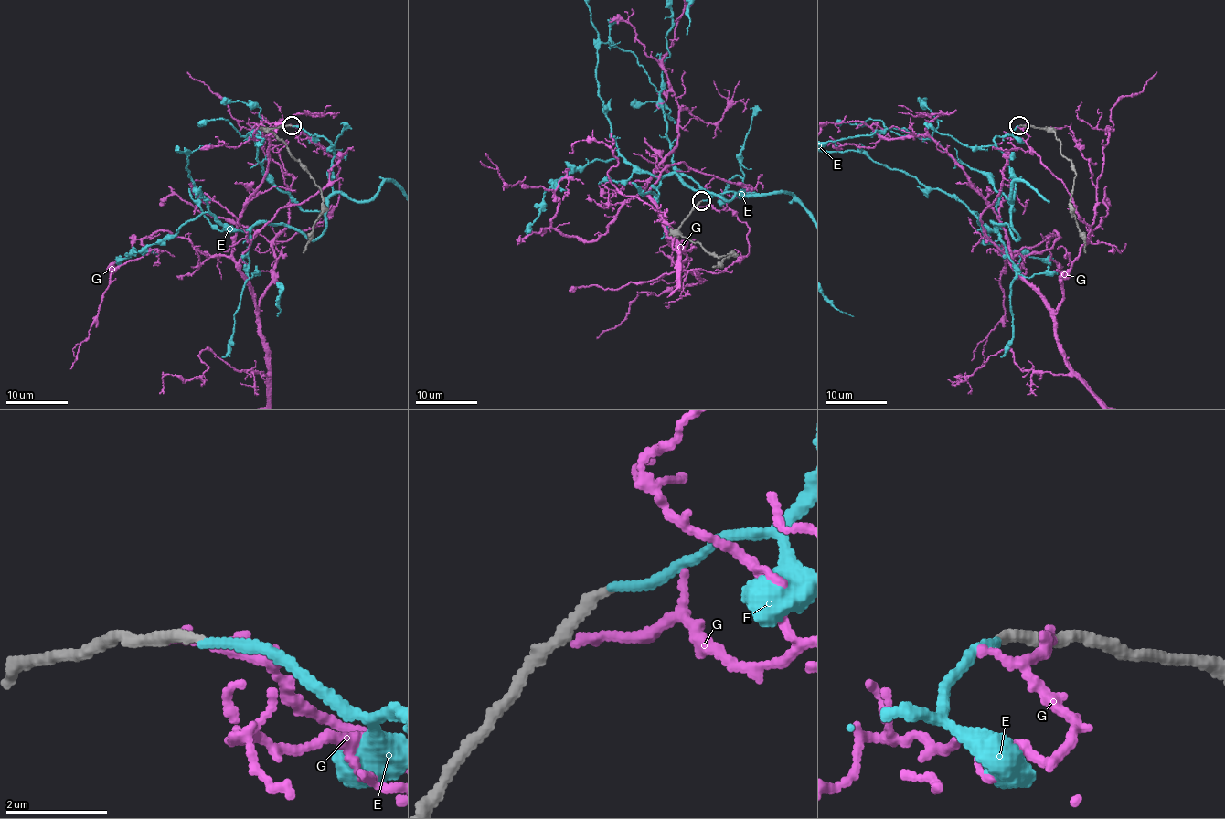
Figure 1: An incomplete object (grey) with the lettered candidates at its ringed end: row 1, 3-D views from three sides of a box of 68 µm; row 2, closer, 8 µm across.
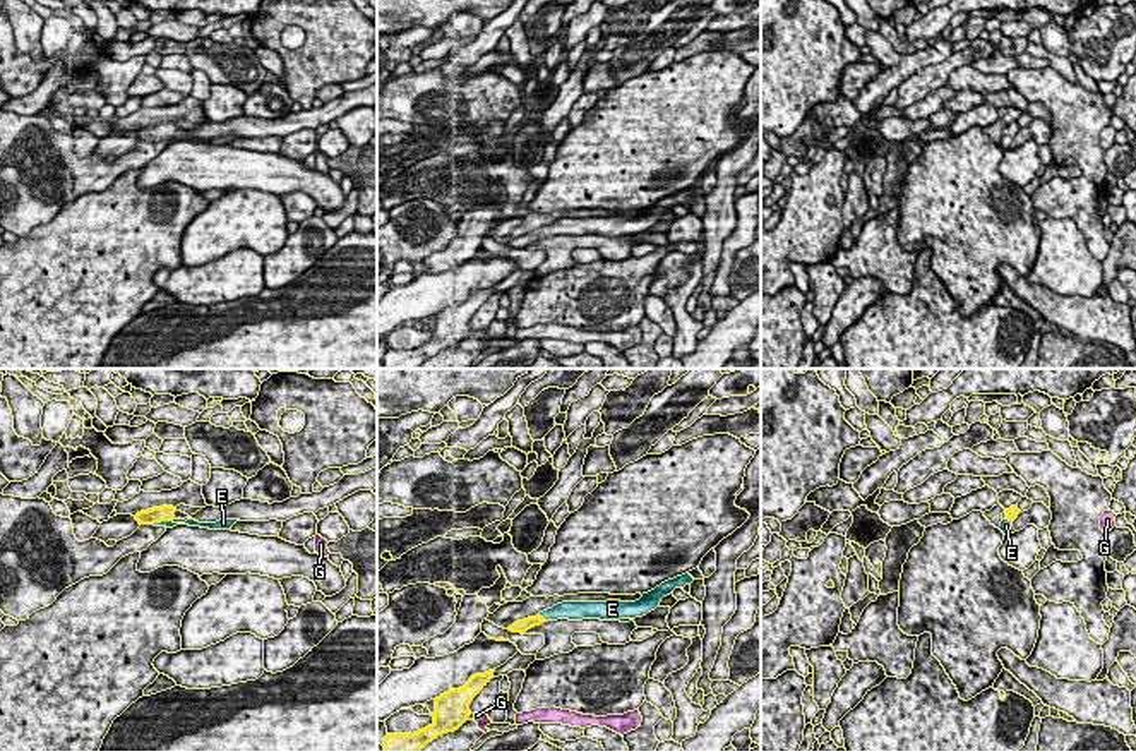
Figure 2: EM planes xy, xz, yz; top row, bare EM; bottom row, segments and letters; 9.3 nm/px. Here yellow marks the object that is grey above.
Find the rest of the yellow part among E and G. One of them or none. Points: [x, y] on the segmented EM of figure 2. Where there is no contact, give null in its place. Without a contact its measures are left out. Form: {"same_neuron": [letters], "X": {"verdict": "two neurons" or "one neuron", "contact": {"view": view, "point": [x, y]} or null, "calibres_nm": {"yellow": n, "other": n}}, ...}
{"same_neuron": ["E"], "E": {"verdict": "one neuron", "contact": {"view": "xy", "point": [161, 520]}, "calibres_nm": {"yellow": 160, "other": 60}}, "G": {"verdict": "two neurons", "contact": null}}

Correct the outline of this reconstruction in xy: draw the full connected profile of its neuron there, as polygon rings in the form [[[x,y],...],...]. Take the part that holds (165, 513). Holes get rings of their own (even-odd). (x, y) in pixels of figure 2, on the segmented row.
[[[173,506],[152,508],[135,514],[139,525],[154,525],[154,526],[166,526],[166,528],[173,528],[176,525],[188,525],[188,526],[200,526],[209,530],[230,530],[236,521],[240,521],[240,520],[219,520],[216,523],[199,523],[190,518],[185,523],[173,523],[171,521],[173,518],[175,518]]]

